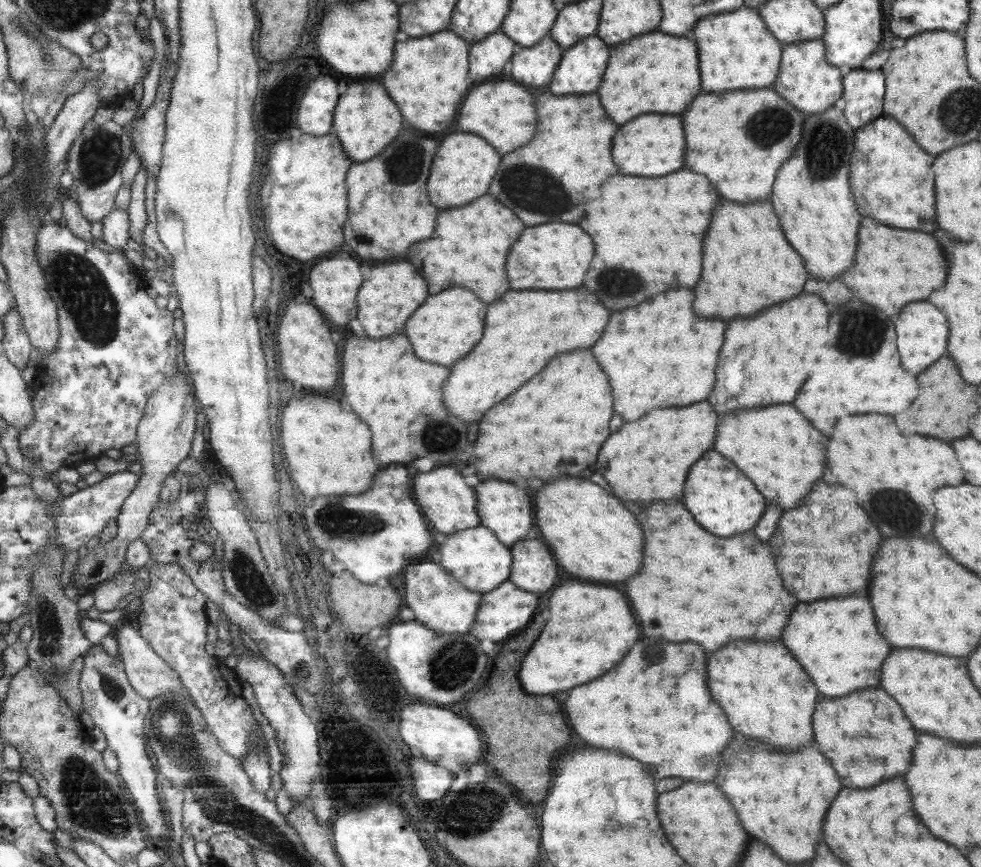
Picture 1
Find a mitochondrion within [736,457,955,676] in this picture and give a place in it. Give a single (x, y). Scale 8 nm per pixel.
(907, 517)

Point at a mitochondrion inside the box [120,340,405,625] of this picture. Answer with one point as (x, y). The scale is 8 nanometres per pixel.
(250, 581)

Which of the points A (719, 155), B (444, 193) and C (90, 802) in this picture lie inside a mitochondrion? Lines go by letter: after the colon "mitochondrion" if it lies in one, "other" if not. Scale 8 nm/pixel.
A: other
B: other
C: mitochondrion

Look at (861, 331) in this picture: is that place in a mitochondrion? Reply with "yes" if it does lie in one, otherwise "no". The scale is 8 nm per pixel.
yes

